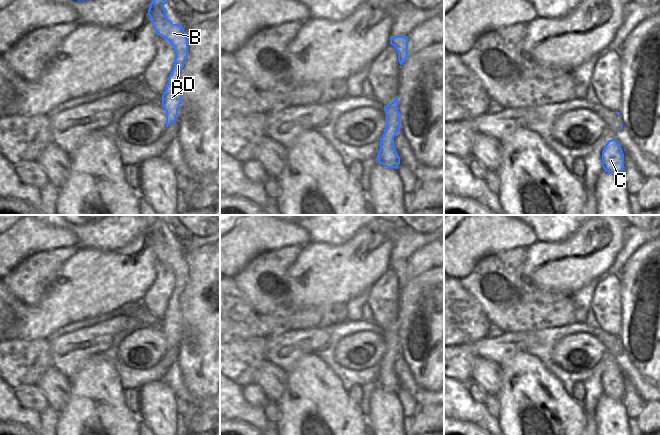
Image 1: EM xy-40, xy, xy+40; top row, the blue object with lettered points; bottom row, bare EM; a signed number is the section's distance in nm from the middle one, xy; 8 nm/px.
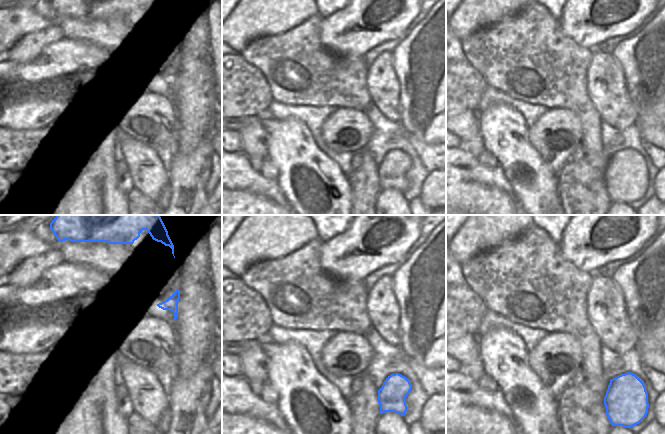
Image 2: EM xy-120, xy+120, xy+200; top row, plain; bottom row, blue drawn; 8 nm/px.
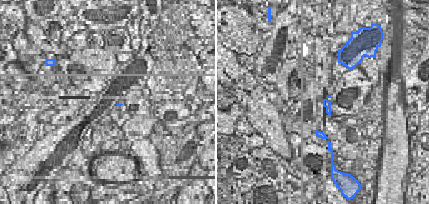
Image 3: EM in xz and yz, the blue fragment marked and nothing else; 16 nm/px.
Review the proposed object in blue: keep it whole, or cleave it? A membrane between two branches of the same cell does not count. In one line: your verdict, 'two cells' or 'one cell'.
one cell

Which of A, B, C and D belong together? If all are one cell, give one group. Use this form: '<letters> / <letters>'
A B C D

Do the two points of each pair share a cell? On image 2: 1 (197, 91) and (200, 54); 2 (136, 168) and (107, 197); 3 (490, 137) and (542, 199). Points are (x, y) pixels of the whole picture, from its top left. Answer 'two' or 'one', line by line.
1: one
2: two
3: one

